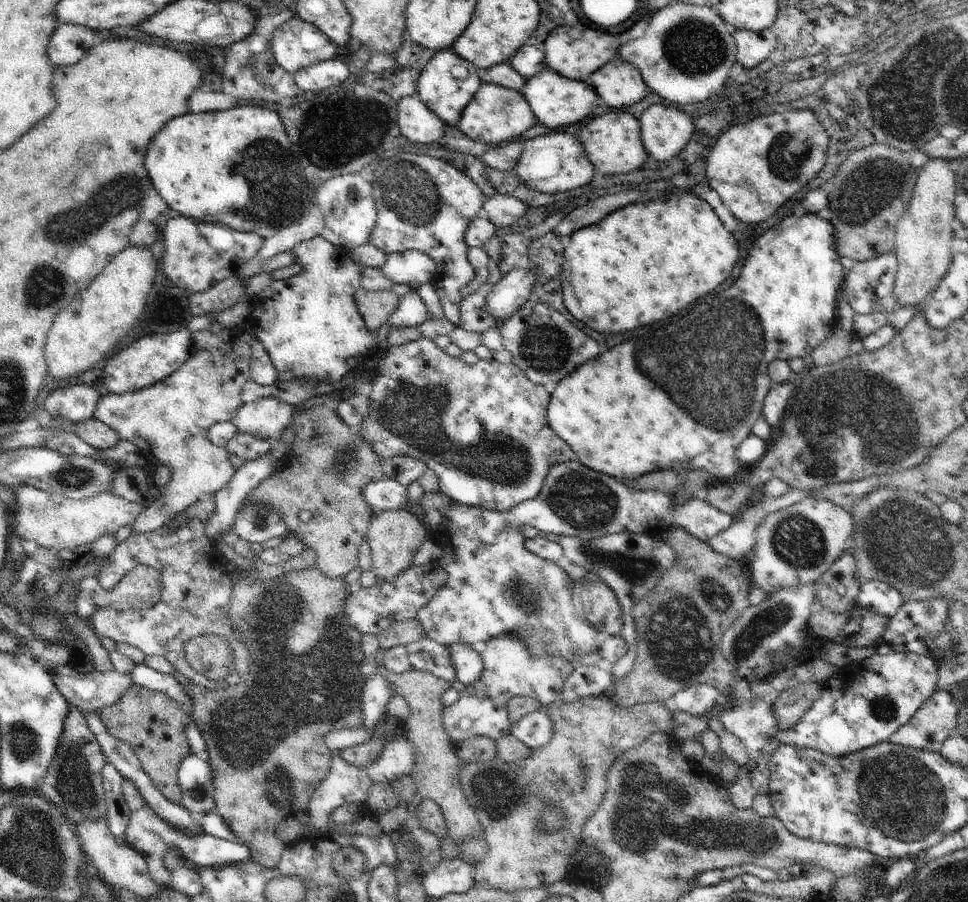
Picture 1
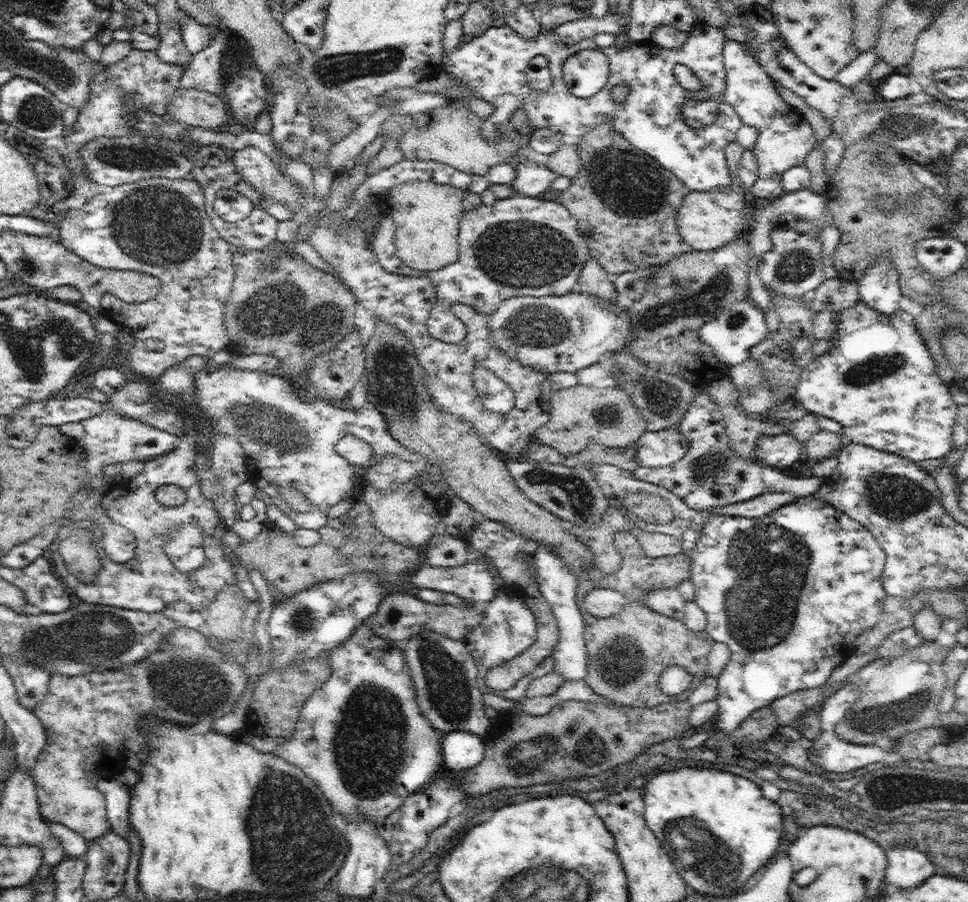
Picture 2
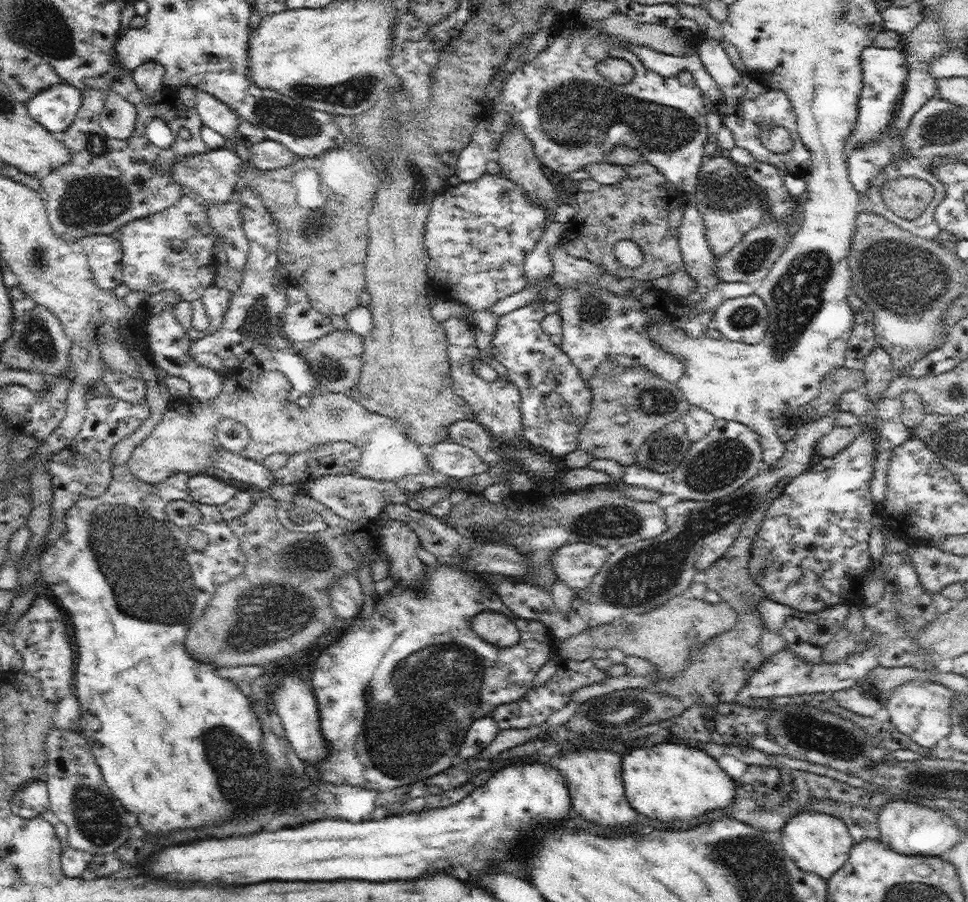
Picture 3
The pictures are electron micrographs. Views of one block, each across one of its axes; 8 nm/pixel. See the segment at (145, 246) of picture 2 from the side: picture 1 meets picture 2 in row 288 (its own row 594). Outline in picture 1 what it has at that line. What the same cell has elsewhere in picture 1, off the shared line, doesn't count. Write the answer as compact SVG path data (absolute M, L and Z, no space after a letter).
M190 518L182 528L178 530L170 530L168 526L163 525L156 531L146 532L146 534L134 534L118 544L109 556L106 566L95 575L98 578L98 584L104 590L112 590L116 584L126 576L126 572L130 572L132 568L136 568L140 564L156 568L161 573L158 580L158 589L162 588L162 592L158 596L158 603L154 604L153 608L141 610L121 610L115 611L114 608L98 608L90 619L90 627L95 632L96 636L102 638L110 638L116 644L130 644L138 648L146 657L148 656L164 656L176 668L176 671L190 679L193 684L206 687L208 689L227 689L228 682L210 681L206 676L195 672L187 662L184 654L183 644L191 640L193 637L198 637L204 634L224 636L230 642L230 648L234 650L234 662L236 662L235 673L242 679L245 678L246 672L250 670L251 648L244 644L232 622L228 616L230 610L231 592L233 582L228 574L226 559L228 553L224 548L218 547L216 542L210 542L206 536L206 522L198 520L198 518Z

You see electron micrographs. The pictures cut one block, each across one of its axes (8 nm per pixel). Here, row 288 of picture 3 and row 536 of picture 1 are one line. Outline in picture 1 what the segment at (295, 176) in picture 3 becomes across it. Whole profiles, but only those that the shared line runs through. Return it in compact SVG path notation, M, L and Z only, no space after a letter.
M316 405L315 407L312 407L311 409L304 410L302 414L296 414L296 408L298 406L295 406L295 412L293 413L292 420L290 424L292 424L293 428L293 437L294 440L290 443L290 452L286 456L285 461L281 463L281 465L274 471L274 474L270 475L267 479L264 479L253 491L249 492L249 495L246 498L246 502L243 502L241 505L241 508L244 505L249 505L250 503L264 503L265 505L270 505L275 511L278 511L279 513L283 514L282 522L288 526L288 530L290 530L291 534L296 534L298 538L302 539L302 542L306 544L307 548L313 549L316 552L316 562L315 562L315 567L326 576L326 578L345 578L348 573L353 571L359 566L359 548L362 542L366 540L366 534L368 533L369 527L370 527L370 522L372 517L376 514L376 510L373 509L367 502L364 500L364 497L362 496L362 487L365 484L368 484L370 481L379 481L384 479L386 476L383 471L383 466L382 466L382 461L384 460L383 456L380 456L379 454L376 454L374 450L372 450L371 444L368 444L363 438L362 435L359 432L359 428L357 427L349 427L342 419L339 418L338 413L332 409L329 409L328 407L325 407L324 405Z

